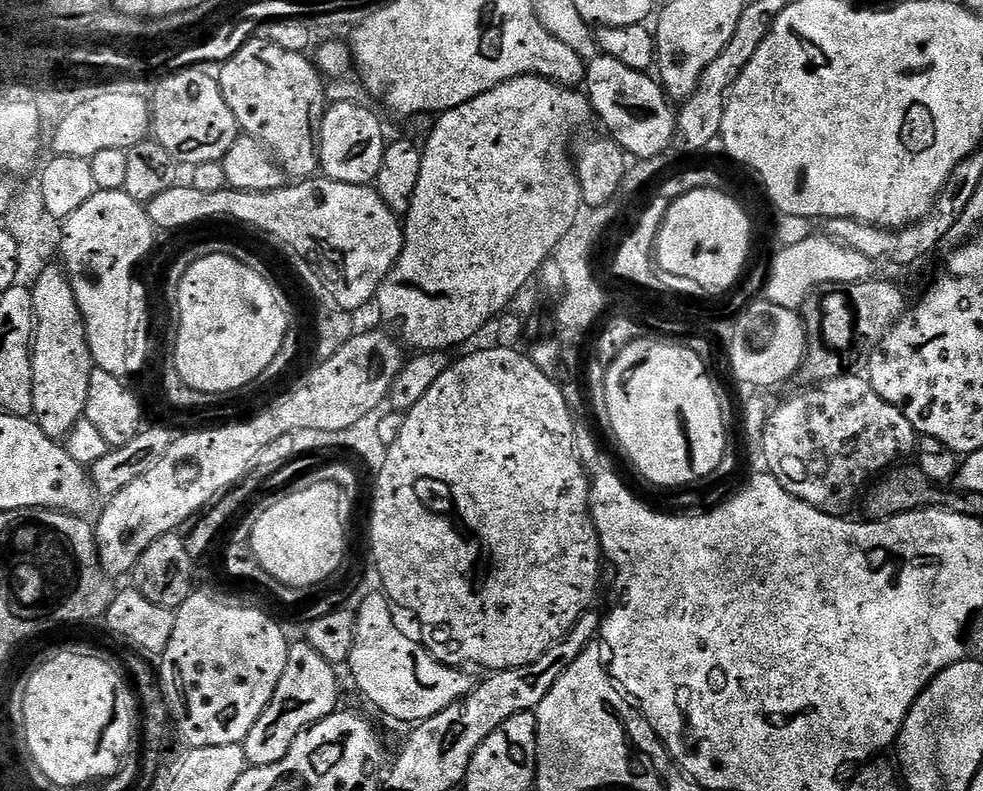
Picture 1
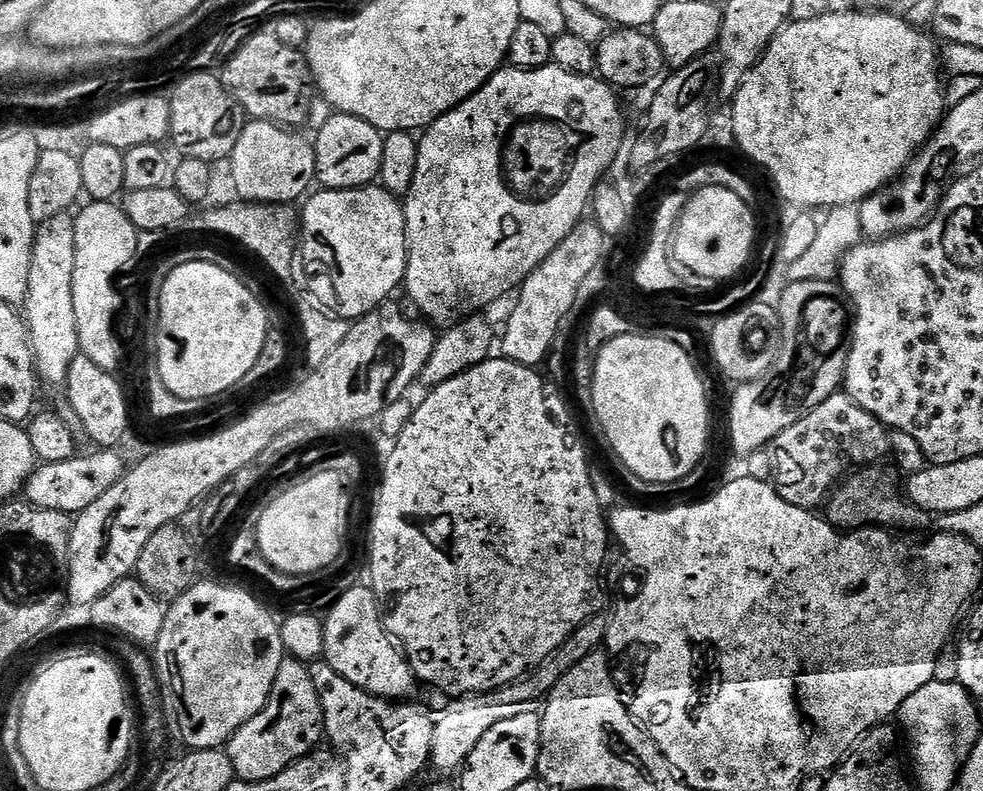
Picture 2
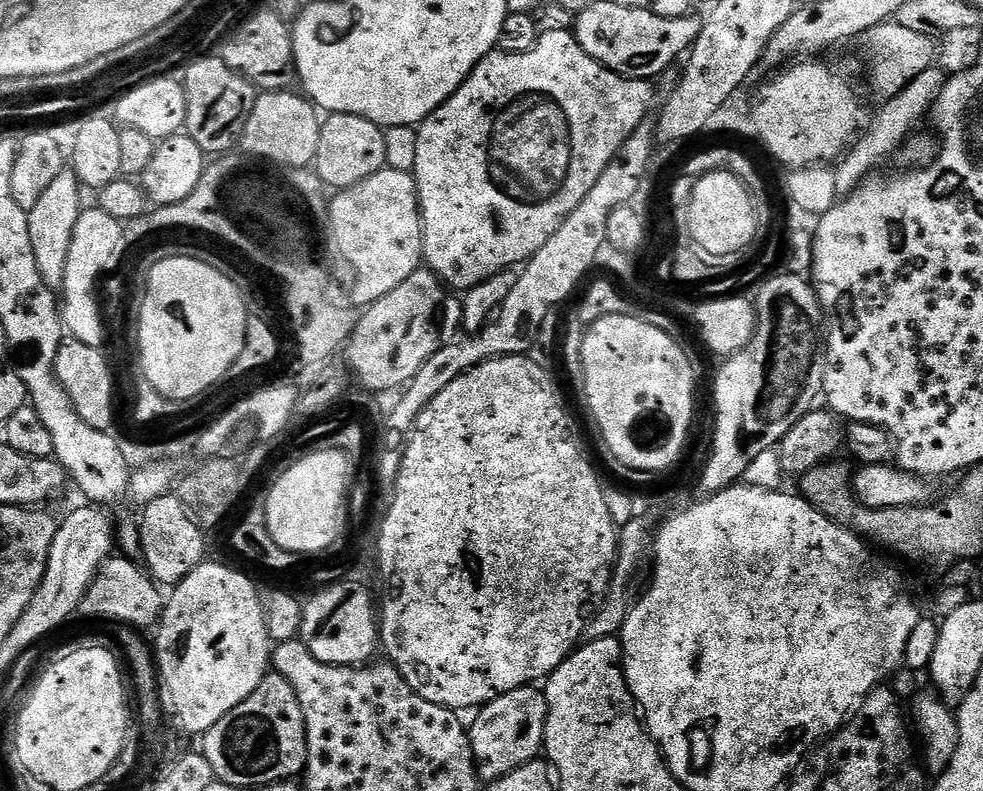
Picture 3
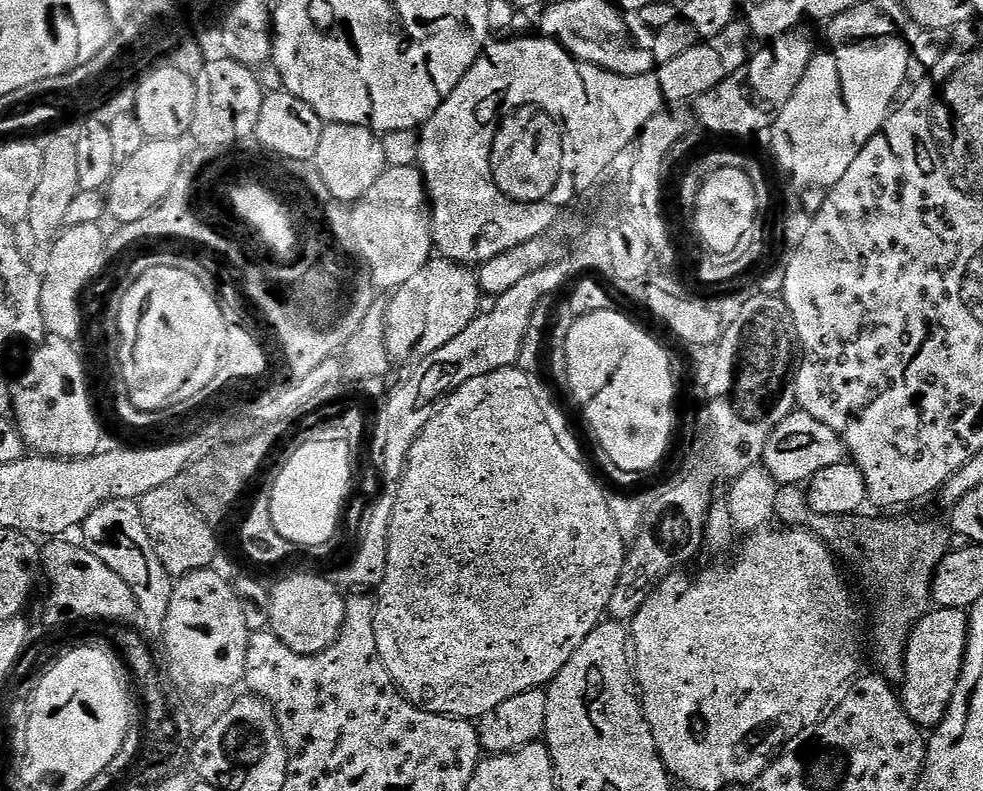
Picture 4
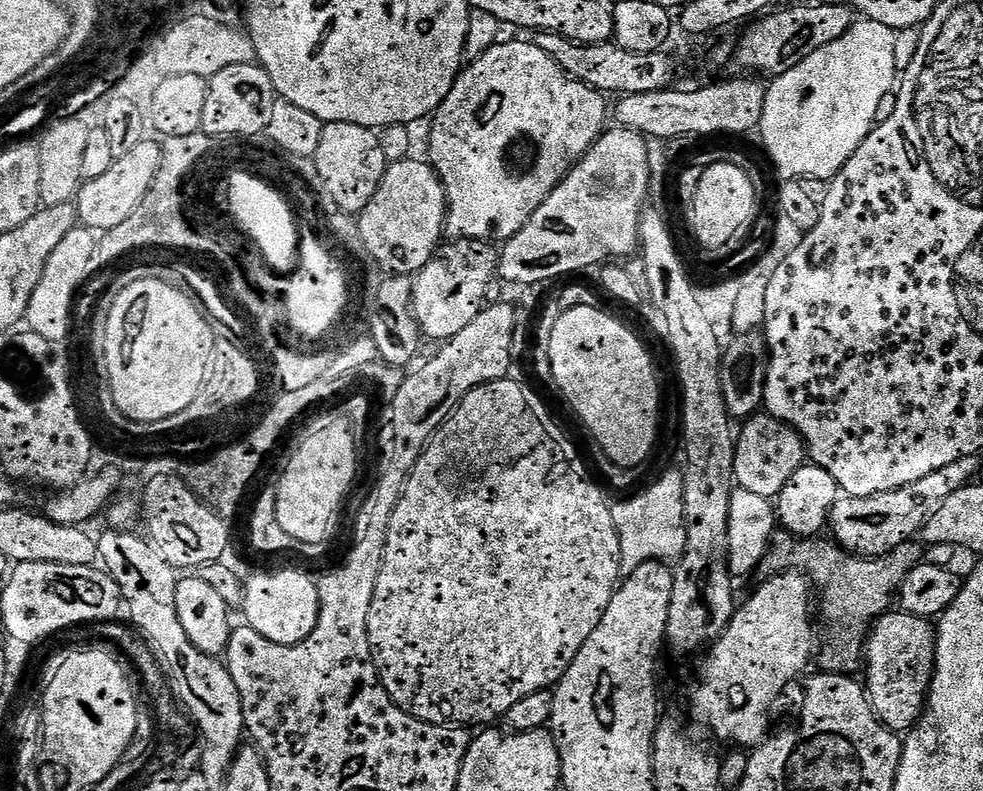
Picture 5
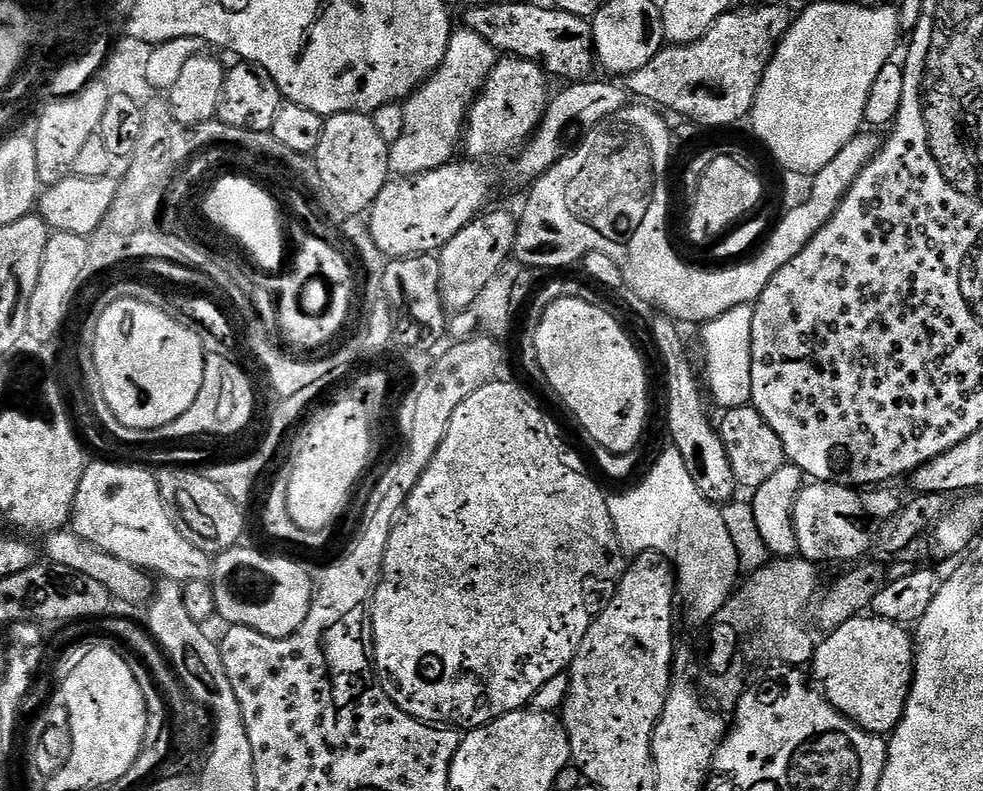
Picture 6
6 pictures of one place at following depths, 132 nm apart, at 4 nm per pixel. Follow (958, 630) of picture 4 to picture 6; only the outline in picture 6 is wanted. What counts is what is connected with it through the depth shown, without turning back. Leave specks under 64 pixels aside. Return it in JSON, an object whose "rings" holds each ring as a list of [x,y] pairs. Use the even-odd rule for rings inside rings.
{"rings":[[[861,614],[842,622],[827,634],[829,636],[824,641],[821,639],[817,643],[816,653],[812,655],[811,679],[824,683],[824,697],[859,728],[877,734],[892,733],[906,710],[906,702],[912,689],[912,673],[916,670],[913,633],[903,624],[895,624],[875,614]]]}

